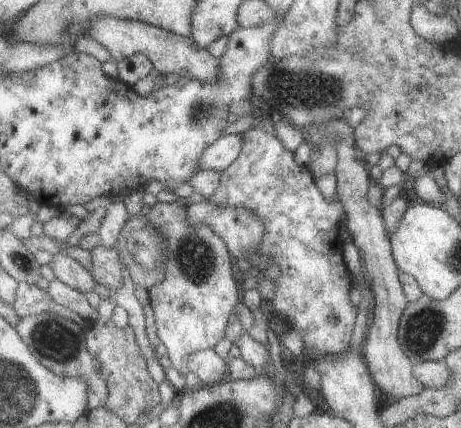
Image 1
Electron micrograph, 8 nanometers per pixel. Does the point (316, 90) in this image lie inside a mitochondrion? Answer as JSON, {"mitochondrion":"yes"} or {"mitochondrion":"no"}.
{"mitochondrion":"yes"}

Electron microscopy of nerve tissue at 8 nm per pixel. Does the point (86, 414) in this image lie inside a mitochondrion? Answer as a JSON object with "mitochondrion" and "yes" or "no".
{"mitochondrion":"no"}

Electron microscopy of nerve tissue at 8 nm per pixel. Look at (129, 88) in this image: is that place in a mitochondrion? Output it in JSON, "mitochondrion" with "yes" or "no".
{"mitochondrion":"no"}

